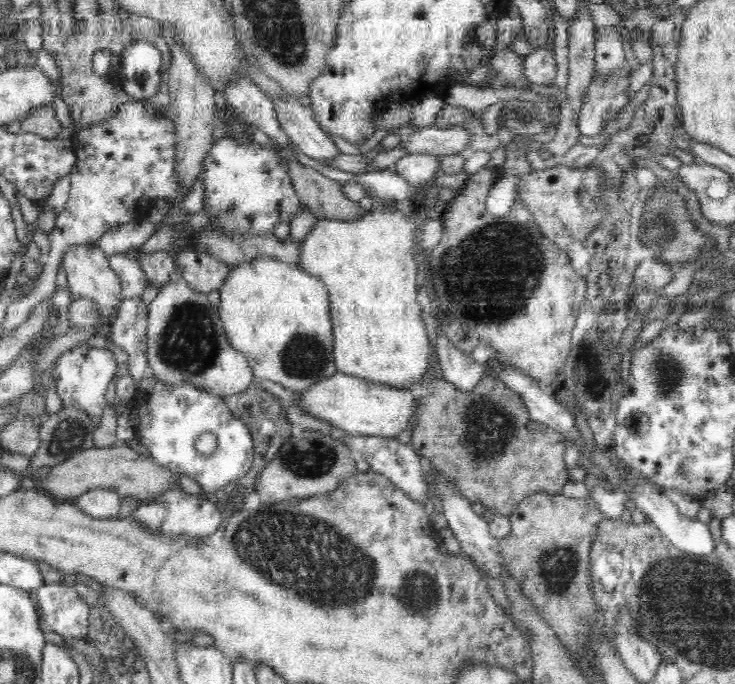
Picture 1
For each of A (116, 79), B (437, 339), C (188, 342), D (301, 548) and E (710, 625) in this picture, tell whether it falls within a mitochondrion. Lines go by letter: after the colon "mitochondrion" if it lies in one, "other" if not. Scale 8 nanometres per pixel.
A: other
B: other
C: mitochondrion
D: mitochondrion
E: mitochondrion

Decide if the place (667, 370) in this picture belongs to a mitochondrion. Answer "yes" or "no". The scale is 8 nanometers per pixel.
yes

